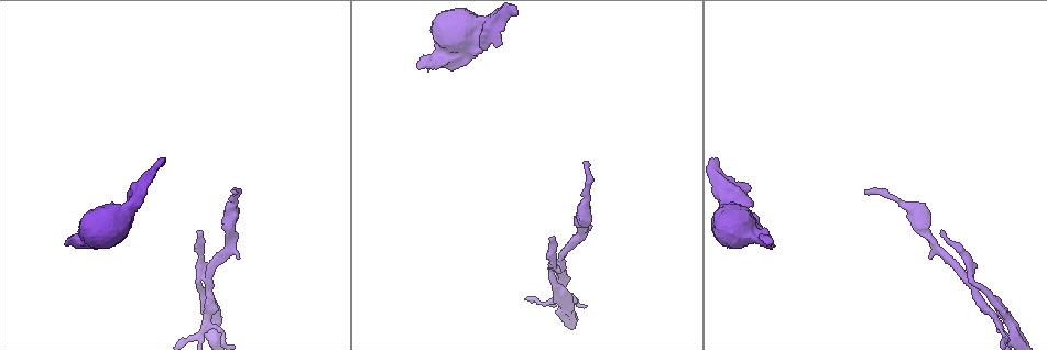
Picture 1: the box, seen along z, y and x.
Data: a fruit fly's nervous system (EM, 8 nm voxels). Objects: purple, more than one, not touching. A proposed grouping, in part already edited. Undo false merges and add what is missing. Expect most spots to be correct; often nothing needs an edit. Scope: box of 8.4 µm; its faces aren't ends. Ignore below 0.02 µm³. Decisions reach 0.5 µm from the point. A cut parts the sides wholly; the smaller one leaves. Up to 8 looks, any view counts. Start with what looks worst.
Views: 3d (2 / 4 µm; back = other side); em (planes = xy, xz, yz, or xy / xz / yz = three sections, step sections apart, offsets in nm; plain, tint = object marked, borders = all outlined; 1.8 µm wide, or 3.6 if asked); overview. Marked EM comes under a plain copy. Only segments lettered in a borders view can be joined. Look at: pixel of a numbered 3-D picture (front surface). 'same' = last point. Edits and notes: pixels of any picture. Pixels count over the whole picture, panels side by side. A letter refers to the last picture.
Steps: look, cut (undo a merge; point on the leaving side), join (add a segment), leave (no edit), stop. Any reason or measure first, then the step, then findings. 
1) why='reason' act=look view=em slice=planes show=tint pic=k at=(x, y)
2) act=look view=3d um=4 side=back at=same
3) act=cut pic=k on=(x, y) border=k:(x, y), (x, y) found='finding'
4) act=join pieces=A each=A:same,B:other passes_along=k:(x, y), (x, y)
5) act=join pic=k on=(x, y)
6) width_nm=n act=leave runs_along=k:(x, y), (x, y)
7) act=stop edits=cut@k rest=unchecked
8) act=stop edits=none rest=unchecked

why='an open end' act=look view=em um=3.6 slice=planes show=tint pic=1 at=(417, 67)

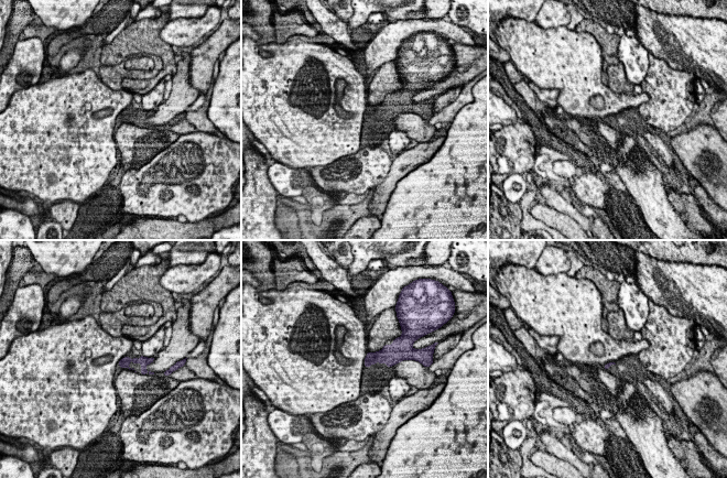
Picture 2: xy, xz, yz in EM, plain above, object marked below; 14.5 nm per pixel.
why='see the neighbours' act=look view=em um=3.6 slice=planes show=borders at=same

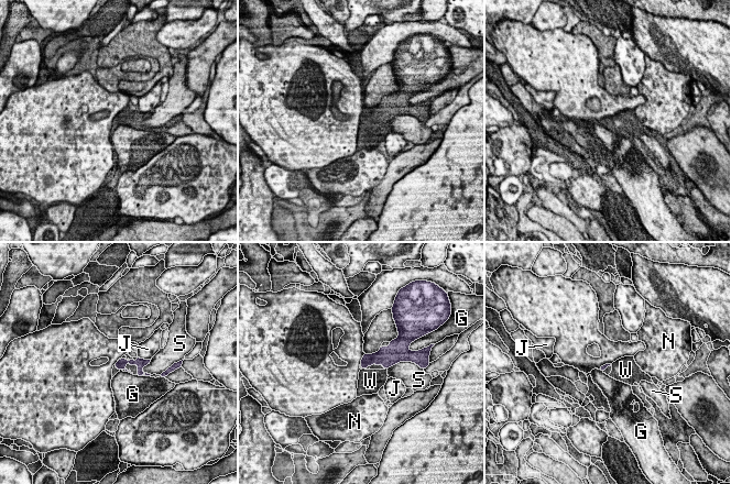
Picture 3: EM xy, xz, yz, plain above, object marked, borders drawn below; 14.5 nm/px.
act=join pieces=W each=G:other,J:other,N:other,S:other,W:same passes_along=3:(368, 359), (363, 369), (370, 381) found='the neuron continues'

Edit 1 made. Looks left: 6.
why='free end' act=look view=3d um=2 pic=1 at=(588, 162)

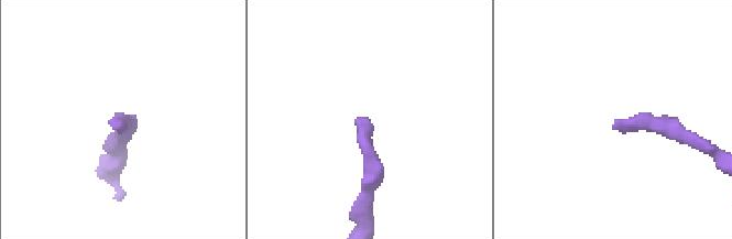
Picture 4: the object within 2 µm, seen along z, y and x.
why='shape alone is not enough' act=look view=em slice=xz step=4 show=borders pic=4 at=(616, 128)

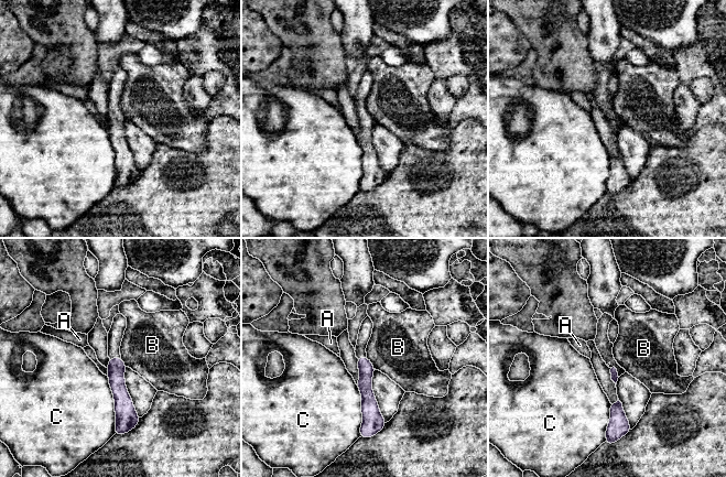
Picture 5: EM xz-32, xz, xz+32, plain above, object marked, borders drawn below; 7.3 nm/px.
act=look view=em slice=planes show=borders at=same

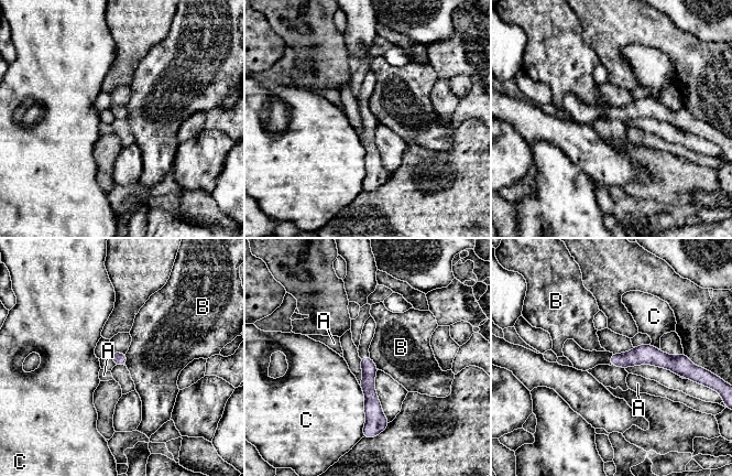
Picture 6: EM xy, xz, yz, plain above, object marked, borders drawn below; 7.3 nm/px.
act=leave each=A:other,B:other,C:other border=6:(370, 356), (379, 369) found='no lettered segment goes on from it'

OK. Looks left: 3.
why='an open end' act=look view=3d um=4 pic=1 at=(493, 43)

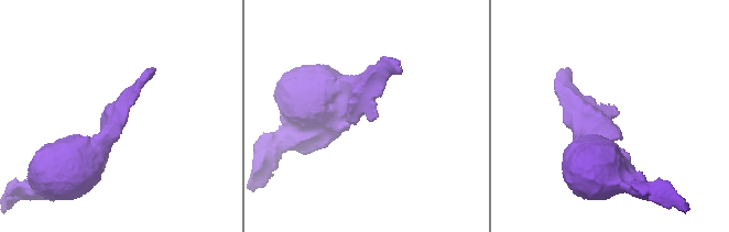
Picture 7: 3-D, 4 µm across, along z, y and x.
act=look view=em slice=xy step=8 show=borders pic=7 at=(361, 116)

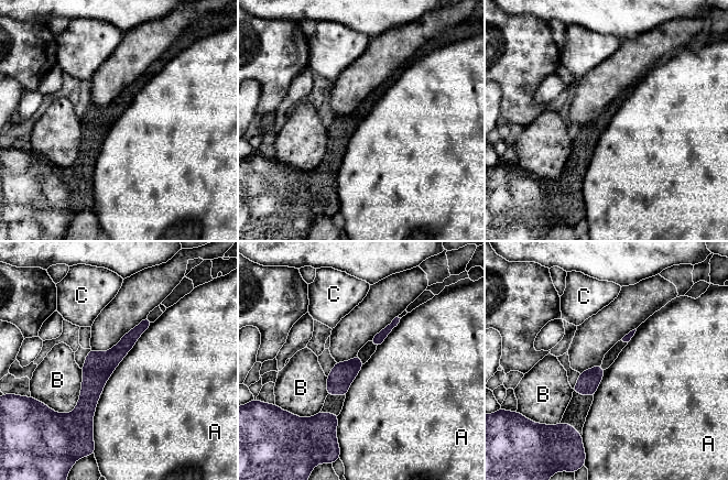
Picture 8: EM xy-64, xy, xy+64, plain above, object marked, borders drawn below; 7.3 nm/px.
act=leave each=A:other,B:other,C:other runs_along=8:(147, 320), (95, 374), (82, 421) found='no lettered segment goes on from it'

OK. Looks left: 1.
why='free end' act=look view=em slice=planes show=borders pic=1 at=(200, 231)

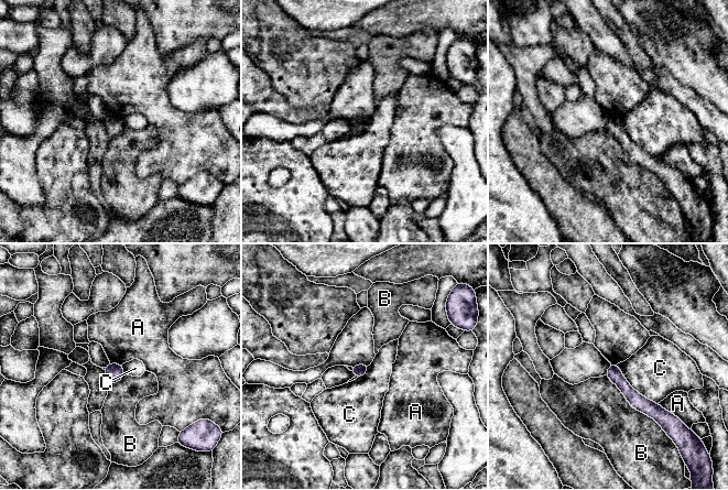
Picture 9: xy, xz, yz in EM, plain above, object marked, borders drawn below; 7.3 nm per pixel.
act=leave each=A:other,B:other,C:other found='none of them fits'

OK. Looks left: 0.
act=stop edits=join@3 rest=unchecked

